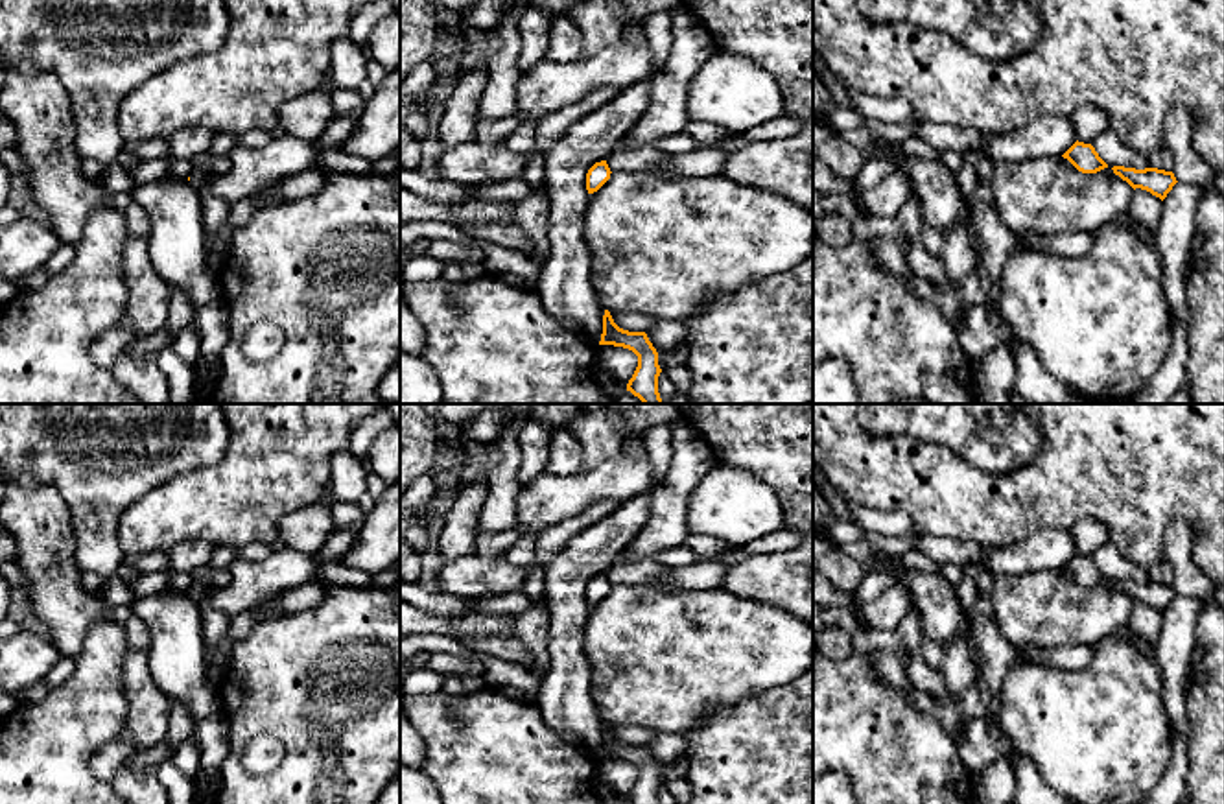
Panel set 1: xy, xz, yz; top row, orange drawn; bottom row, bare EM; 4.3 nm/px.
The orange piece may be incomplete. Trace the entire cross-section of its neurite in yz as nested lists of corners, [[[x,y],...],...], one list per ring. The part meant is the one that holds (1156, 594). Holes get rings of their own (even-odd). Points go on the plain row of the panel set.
[[[1113,579],[1112,583],[1115,588],[1126,594],[1134,603],[1136,601],[1147,603],[1152,609],[1159,610],[1161,614],[1178,596],[1172,585],[1158,581],[1136,583],[1136,581]]]

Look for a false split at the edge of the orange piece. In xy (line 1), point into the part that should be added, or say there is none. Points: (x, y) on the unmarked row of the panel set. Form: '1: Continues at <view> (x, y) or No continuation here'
1: No continuation here

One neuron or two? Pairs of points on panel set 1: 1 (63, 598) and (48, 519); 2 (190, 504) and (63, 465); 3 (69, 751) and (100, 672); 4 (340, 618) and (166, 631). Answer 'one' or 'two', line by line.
1: one
2: two
3: one
4: two

